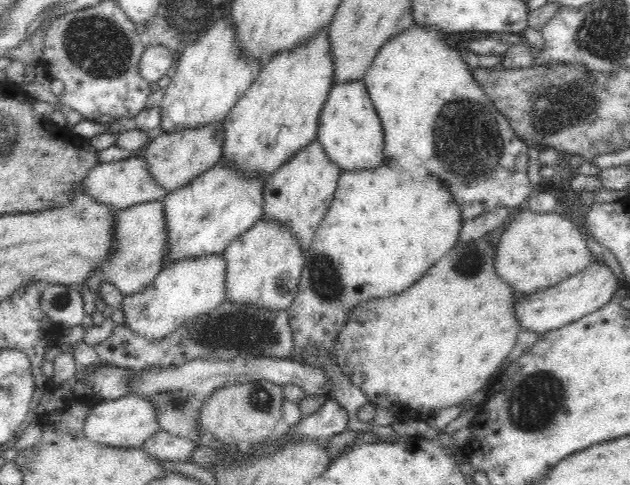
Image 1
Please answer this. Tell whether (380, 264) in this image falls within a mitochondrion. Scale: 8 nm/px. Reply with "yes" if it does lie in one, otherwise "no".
no

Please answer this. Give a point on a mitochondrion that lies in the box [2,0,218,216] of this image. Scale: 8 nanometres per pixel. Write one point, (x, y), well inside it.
(98, 46)

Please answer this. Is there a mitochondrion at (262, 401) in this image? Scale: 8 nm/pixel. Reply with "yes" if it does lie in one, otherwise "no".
yes

